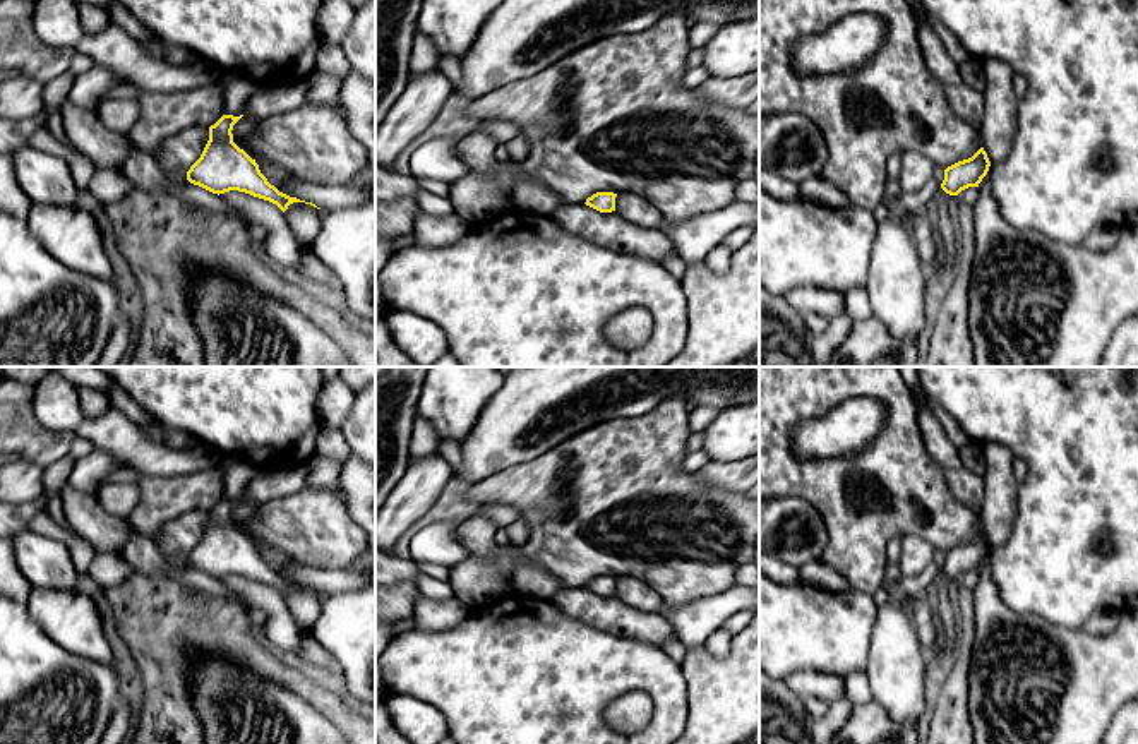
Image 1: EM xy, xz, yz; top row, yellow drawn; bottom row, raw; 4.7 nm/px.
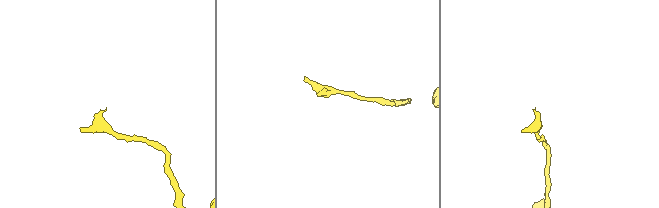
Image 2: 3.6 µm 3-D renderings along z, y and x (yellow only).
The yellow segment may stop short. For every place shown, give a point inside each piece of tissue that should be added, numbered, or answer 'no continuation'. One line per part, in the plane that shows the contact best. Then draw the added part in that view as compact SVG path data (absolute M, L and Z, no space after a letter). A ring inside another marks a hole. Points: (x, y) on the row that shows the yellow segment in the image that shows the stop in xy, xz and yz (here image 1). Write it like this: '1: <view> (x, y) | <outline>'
no continuation

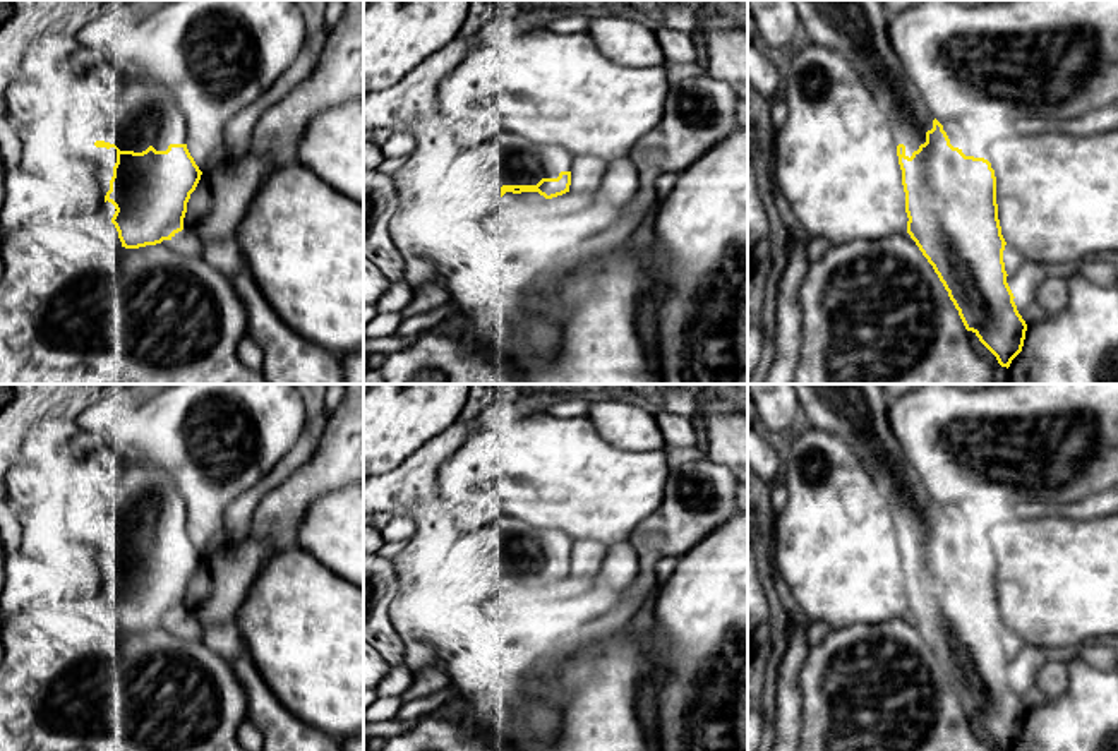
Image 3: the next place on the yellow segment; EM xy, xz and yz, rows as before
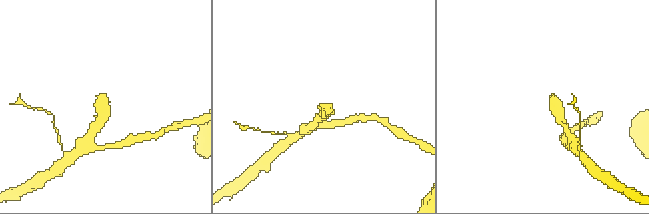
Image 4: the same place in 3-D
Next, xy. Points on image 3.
1: xy (136, 114) | M113 65L89 67L70 86L70 117L99 117L101 137L120 151L142 153L149 146L166 151L170 144L187 144L187 122L175 98L159 82L132 79Z

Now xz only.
1: xz (511, 160) | M511 132L468 149L468 158L489 170L484 182L490 199L501 199L502 185L537 185L542 178L557 178L561 171L571 171L574 159L559 146L533 144Z

